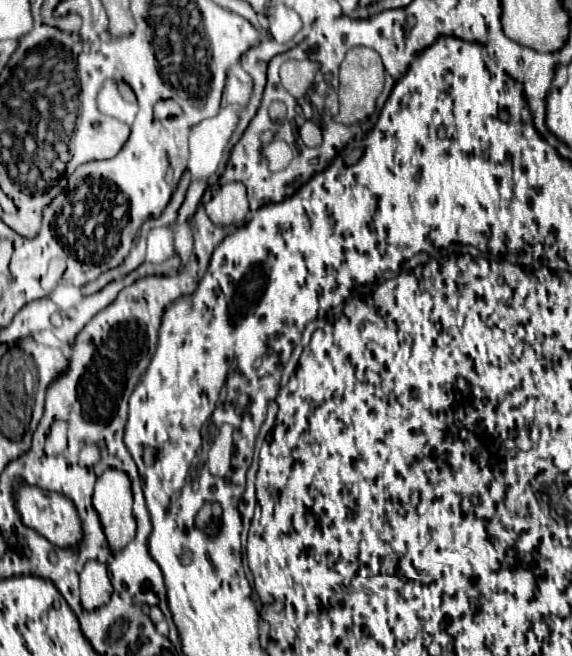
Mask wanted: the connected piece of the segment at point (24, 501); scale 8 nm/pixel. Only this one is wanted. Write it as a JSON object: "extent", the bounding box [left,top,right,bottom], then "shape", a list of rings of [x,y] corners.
{"extent":[16,485,82,549],"shape":[[[20,485],[16,491],[16,509],[20,511],[22,523],[26,527],[36,529],[40,535],[44,535],[50,543],[54,543],[60,549],[74,547],[76,543],[82,541],[82,523],[80,523],[78,511],[74,507],[74,503],[62,493],[50,493],[40,487]]]}

